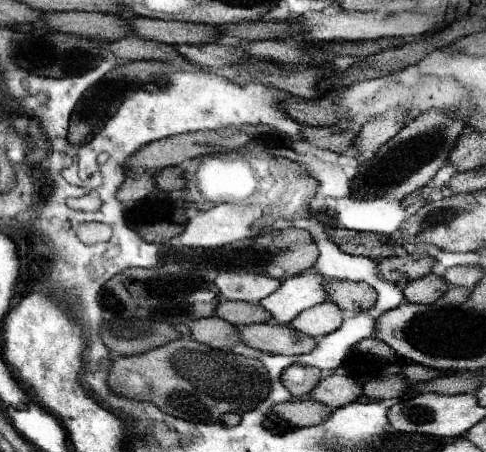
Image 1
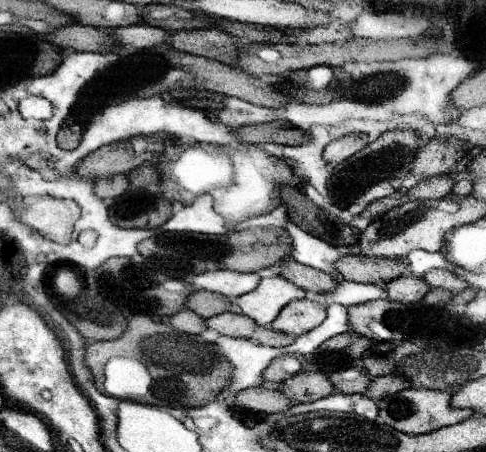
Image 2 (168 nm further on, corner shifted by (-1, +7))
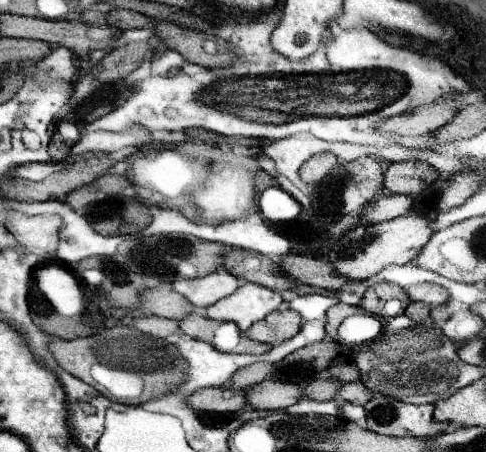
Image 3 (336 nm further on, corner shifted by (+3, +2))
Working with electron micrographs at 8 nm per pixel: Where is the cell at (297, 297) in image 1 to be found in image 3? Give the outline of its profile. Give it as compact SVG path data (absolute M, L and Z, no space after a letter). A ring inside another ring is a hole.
M245 283L229 297L207 307L205 317L215 321L233 321L241 333L245 333L255 321L261 321L269 313L277 311L283 297L267 287Z

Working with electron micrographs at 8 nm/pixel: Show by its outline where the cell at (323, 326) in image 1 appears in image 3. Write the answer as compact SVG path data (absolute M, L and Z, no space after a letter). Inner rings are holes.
M285 309L285 311L273 311L273 313L269 313L269 317L253 323L245 331L245 335L259 343L279 345L279 343L295 337L299 327L301 327L301 317L293 309Z

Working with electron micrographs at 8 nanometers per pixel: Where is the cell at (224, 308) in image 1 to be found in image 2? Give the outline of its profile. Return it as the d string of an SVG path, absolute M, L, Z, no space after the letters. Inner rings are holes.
M197 290L189 296L187 308L197 312L201 318L211 318L223 312L233 312L233 302L227 296L217 296L215 292Z

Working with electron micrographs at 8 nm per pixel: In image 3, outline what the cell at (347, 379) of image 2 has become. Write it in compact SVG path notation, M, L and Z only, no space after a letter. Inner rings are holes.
M315 379L309 385L305 385L303 397L315 399L315 401L327 401L327 399L333 399L335 397L339 385L341 383L335 381L335 379Z

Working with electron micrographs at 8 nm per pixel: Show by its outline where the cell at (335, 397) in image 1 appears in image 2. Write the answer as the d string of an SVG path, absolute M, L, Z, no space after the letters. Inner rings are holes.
M299 372L281 384L281 392L293 402L315 402L335 392L325 372Z

